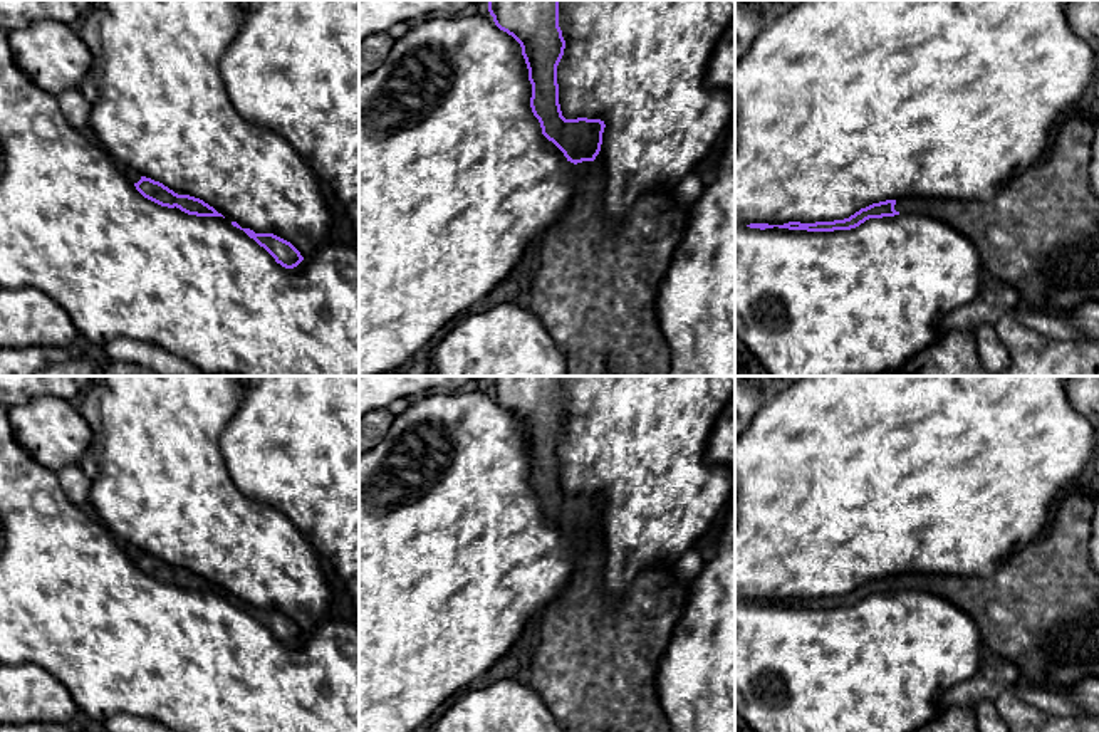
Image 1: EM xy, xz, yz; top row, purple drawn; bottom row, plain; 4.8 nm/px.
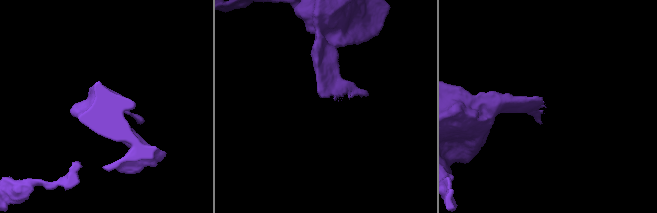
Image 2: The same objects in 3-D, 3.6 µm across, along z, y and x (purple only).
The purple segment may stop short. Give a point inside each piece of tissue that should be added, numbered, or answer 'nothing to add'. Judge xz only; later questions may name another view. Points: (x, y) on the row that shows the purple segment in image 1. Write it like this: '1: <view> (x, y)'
1: xz (596, 286)

